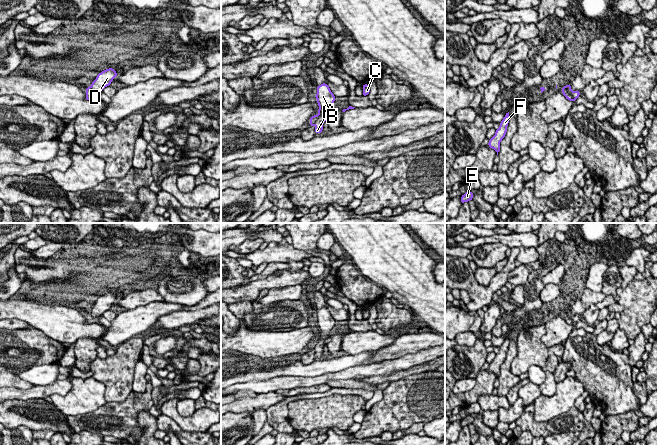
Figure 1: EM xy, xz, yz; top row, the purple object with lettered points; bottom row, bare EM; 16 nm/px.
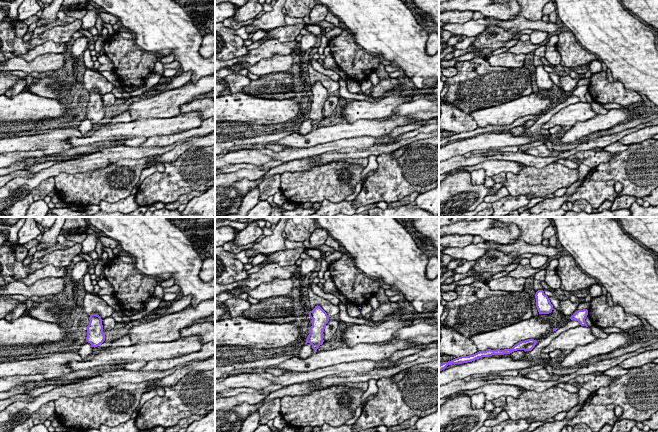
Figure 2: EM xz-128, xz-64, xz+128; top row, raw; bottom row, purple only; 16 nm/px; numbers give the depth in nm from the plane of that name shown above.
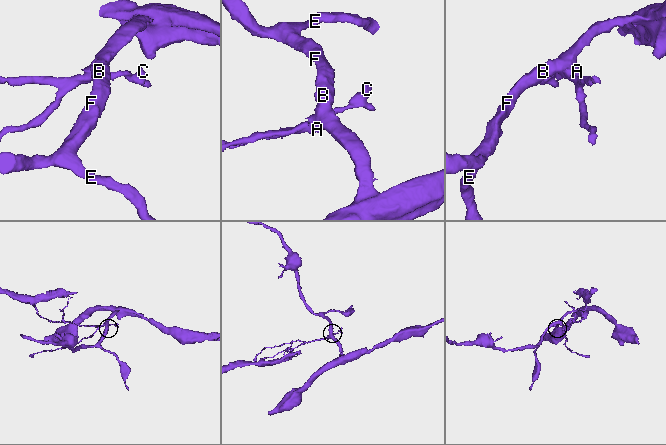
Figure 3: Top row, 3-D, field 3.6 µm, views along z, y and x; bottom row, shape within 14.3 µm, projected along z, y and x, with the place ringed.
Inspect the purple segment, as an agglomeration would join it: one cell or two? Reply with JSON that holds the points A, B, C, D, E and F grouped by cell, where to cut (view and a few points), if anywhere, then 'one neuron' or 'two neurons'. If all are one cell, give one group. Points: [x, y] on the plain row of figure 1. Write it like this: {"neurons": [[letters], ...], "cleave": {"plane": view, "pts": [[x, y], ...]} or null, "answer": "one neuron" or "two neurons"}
{"neurons": [["A", "B", "D", "E", "F"], ["C"]], "cleave": {"plane": "xy", "pts": [[90, 309], [90, 313], [93, 316], [99, 317]]}, "answer": "two neurons"}

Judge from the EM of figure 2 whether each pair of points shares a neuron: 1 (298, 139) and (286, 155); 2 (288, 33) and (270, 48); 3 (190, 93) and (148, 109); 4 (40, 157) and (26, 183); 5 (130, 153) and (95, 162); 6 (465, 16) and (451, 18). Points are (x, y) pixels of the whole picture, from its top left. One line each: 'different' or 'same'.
1: different
2: different
3: same
4: different
5: same
6: same

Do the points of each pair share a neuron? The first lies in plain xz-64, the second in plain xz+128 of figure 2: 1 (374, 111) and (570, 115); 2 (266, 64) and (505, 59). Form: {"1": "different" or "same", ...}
{"1": "same", "2": "same"}

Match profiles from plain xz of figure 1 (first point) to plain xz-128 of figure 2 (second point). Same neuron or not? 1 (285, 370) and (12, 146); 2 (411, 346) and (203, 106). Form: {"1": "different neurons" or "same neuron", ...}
{"1": "different neurons", "2": "same neuron"}

